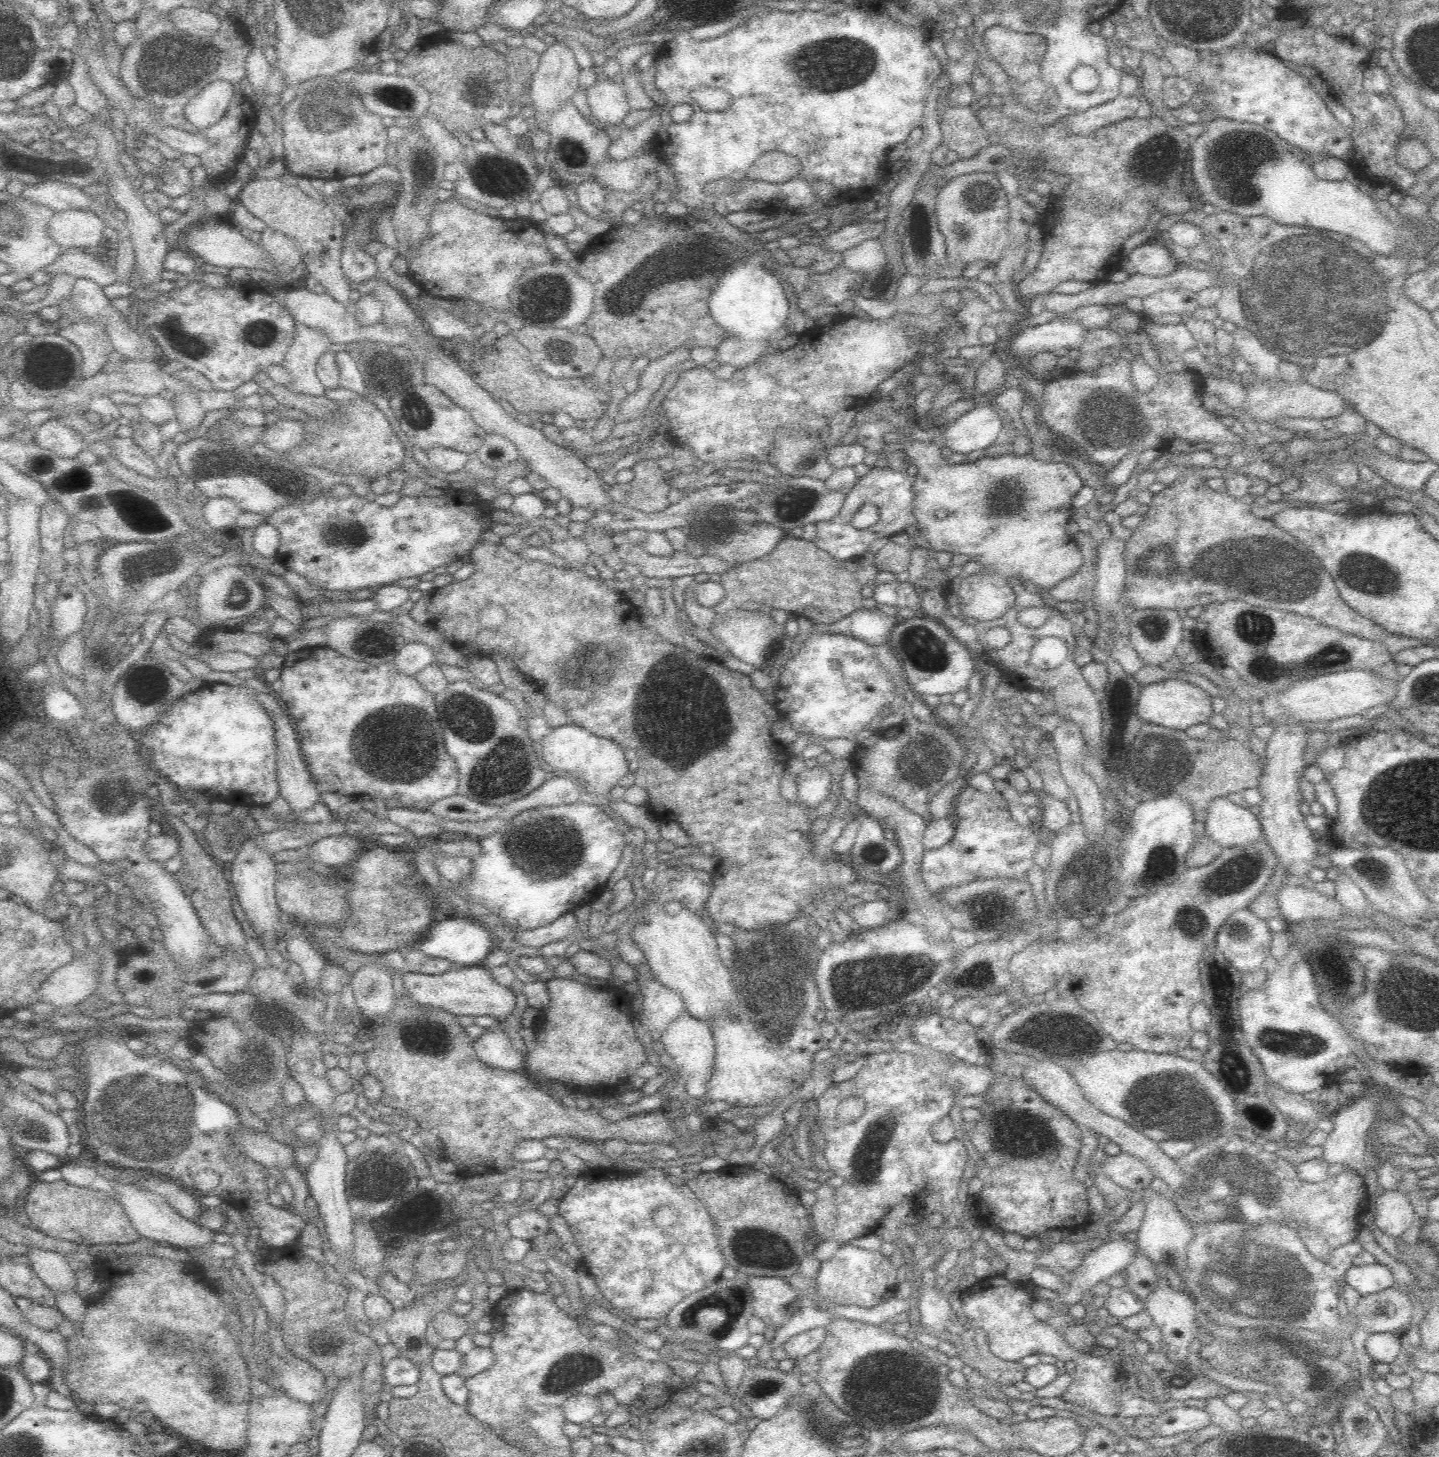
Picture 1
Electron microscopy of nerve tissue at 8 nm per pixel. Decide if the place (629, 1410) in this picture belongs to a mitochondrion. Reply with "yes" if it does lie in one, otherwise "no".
no

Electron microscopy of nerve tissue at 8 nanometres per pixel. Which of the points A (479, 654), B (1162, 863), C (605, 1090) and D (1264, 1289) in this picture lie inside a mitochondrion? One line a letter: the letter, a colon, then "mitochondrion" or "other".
A: other
B: mitochondrion
C: other
D: mitochondrion

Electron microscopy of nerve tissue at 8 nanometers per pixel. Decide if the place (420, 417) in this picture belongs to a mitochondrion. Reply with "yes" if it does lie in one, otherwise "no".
yes

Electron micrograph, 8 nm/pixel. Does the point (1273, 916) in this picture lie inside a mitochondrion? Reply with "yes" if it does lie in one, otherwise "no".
no

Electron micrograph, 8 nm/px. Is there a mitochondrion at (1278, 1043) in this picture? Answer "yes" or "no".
yes

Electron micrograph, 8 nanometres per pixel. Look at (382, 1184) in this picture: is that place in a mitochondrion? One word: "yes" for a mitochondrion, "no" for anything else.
yes

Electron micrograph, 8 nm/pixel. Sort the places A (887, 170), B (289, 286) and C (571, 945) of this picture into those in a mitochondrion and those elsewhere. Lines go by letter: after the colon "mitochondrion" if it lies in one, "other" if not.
A: other
B: other
C: other

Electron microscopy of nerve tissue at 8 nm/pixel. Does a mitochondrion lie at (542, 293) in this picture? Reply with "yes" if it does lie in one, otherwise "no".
yes

